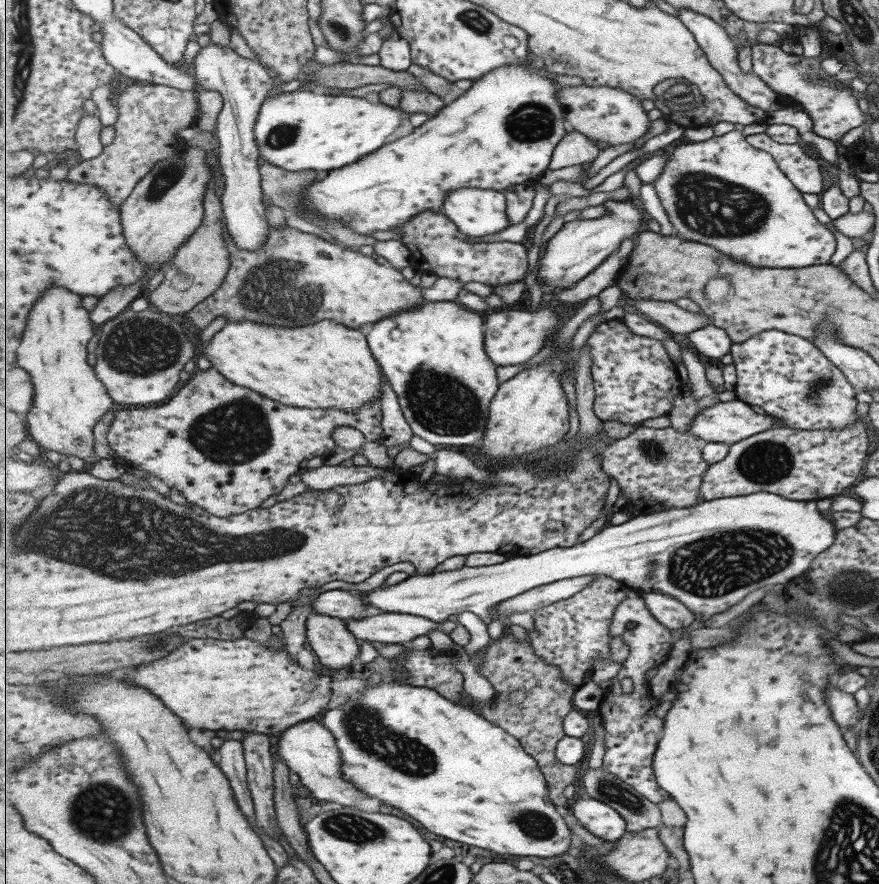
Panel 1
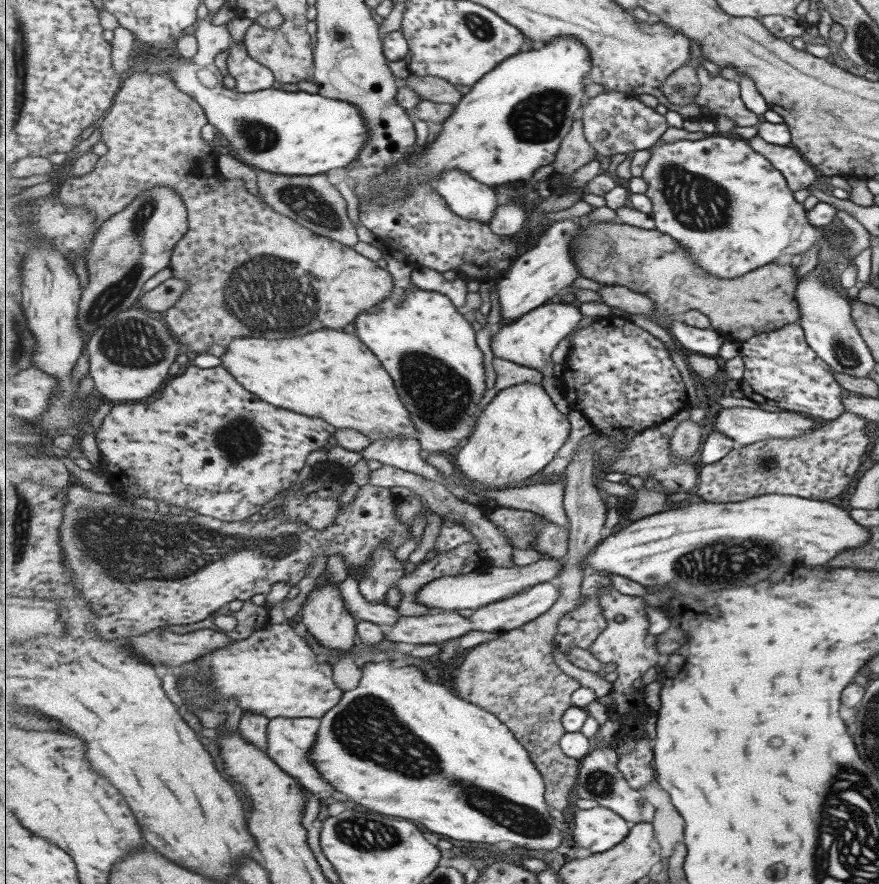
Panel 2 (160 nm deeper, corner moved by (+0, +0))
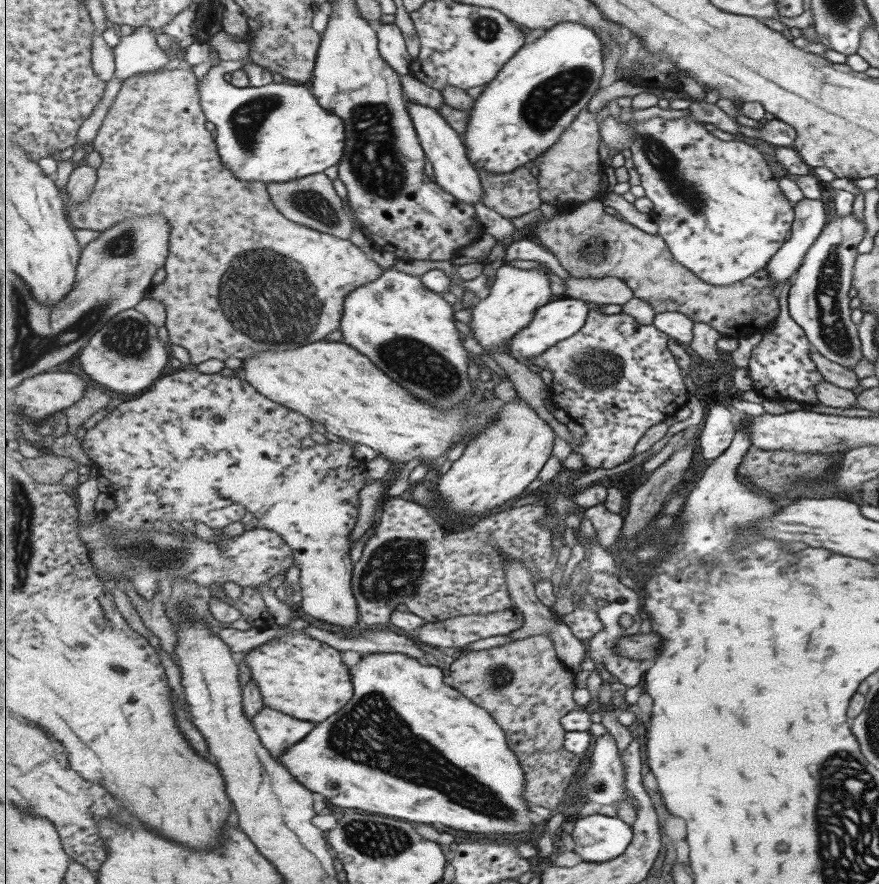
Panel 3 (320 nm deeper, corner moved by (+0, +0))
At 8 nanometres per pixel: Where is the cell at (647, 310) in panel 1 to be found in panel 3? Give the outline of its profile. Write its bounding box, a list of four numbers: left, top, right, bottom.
[561,276,635,304]

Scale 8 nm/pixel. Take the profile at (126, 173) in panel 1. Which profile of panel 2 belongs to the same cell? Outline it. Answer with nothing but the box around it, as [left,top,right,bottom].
[59,71,395,354]

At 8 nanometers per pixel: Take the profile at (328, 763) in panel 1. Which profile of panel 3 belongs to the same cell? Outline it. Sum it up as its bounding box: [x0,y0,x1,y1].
[253,706,318,760]

